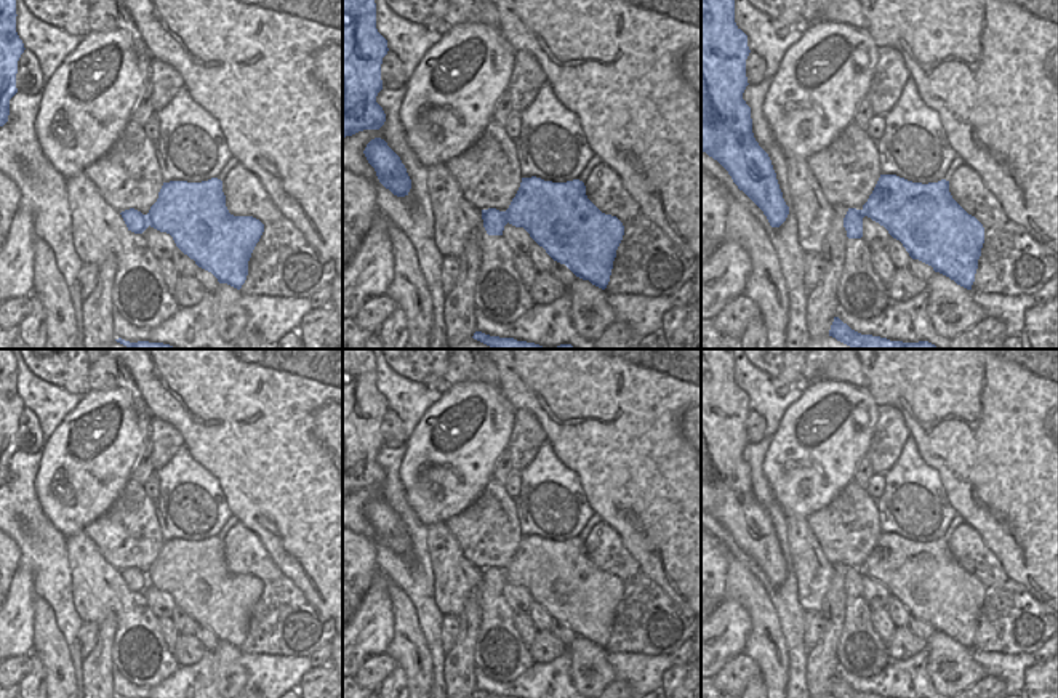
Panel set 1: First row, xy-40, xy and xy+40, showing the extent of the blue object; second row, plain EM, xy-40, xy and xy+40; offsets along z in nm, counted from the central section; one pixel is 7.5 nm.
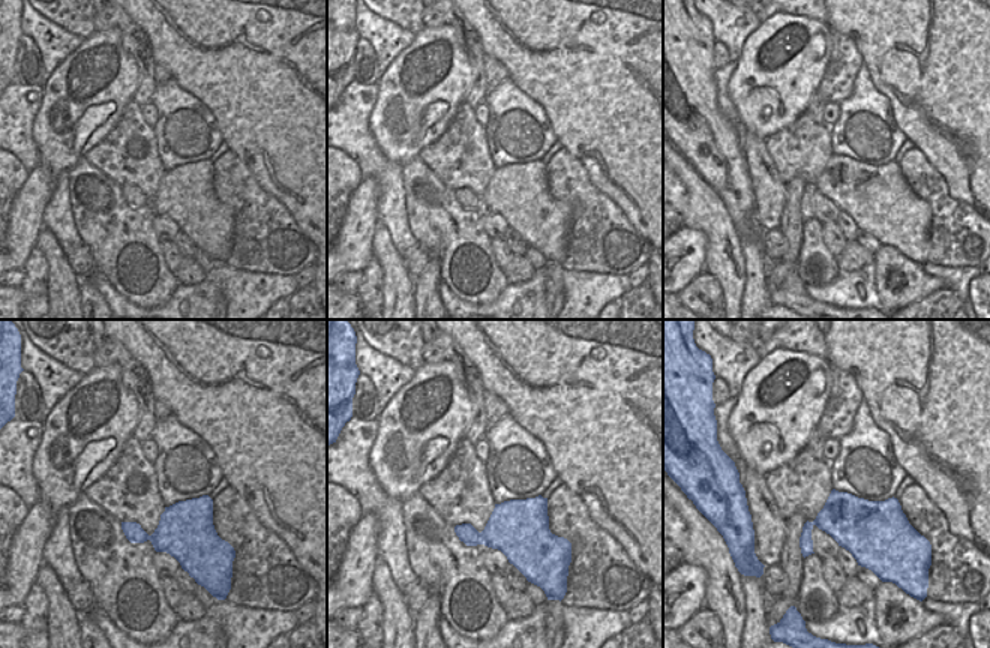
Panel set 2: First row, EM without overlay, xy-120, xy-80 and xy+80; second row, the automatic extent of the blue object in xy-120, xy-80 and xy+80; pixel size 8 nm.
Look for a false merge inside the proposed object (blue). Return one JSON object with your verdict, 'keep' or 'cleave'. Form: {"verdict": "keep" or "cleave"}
{"verdict": "keep"}

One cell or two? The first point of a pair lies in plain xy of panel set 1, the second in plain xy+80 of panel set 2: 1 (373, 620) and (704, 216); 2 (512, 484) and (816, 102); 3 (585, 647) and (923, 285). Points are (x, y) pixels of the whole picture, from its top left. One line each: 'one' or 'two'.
1: two
2: two
3: one

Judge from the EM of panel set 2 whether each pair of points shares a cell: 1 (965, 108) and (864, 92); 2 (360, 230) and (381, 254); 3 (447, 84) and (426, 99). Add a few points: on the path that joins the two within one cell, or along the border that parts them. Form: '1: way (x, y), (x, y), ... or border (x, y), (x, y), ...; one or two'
1: border (864, 65), (872, 84), (888, 99), (897, 126); two
2: border (378, 222), (374, 231), (372, 257); two
3: way (443, 84), (431, 95); one

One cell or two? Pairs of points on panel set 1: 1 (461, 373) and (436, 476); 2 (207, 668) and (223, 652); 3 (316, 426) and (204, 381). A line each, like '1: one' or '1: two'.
1: two
2: two
3: one

